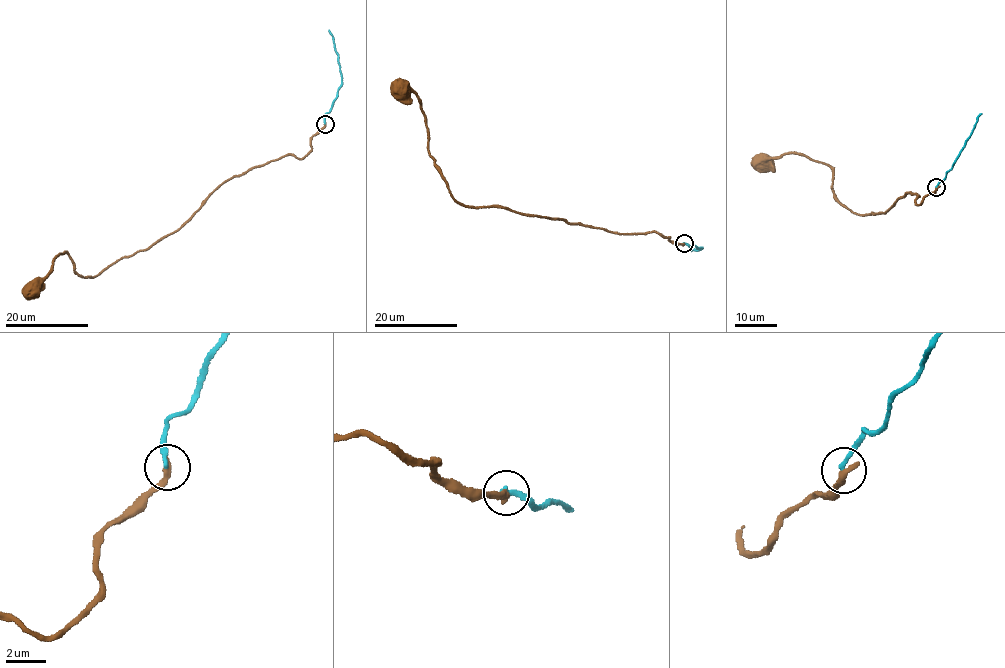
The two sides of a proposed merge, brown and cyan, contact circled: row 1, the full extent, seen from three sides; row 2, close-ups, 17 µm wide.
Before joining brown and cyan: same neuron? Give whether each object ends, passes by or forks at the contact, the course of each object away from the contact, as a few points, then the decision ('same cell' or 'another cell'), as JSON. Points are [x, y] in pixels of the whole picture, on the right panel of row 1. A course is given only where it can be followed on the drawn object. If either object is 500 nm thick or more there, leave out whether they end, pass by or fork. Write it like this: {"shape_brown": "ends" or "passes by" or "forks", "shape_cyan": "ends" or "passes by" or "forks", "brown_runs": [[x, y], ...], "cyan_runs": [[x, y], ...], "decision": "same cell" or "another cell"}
{"shape_brown": "ends", "shape_cyan": "ends", "brown_runs": [[936, 187], [917, 205], [909, 192], [864, 215], [842, 206], [829, 166], [797, 153], [762, 164]], "cyan_runs": [[936, 187], [955, 162], [982, 114]], "decision": "another cell"}

